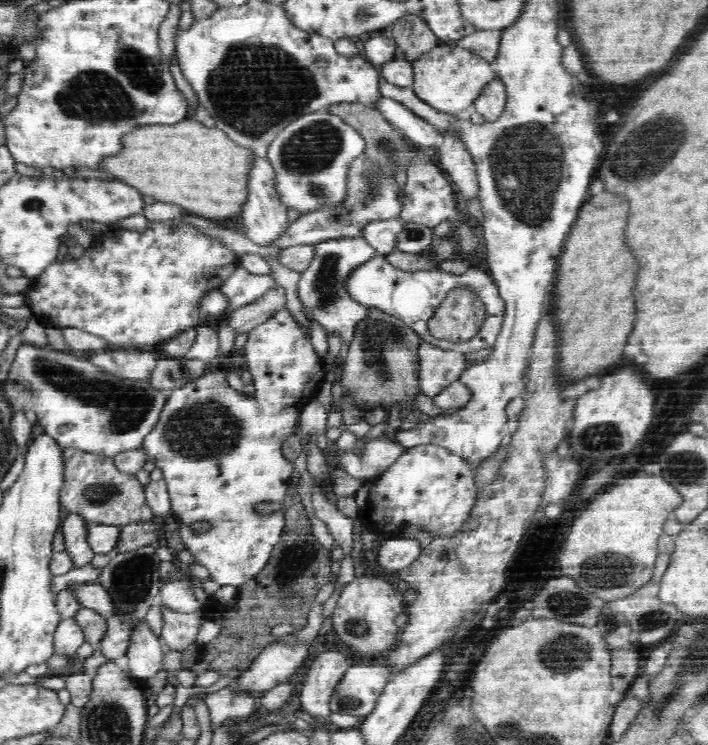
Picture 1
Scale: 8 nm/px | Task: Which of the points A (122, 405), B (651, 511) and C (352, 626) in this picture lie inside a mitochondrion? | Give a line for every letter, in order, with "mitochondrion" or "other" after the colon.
A: mitochondrion
B: other
C: mitochondrion

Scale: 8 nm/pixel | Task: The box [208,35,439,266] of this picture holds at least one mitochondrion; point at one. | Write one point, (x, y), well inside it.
(311, 147)

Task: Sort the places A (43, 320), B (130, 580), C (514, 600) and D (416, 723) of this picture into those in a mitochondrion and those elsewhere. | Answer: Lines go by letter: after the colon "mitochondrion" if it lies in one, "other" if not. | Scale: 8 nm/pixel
A: other
B: mitochondrion
C: other
D: other

